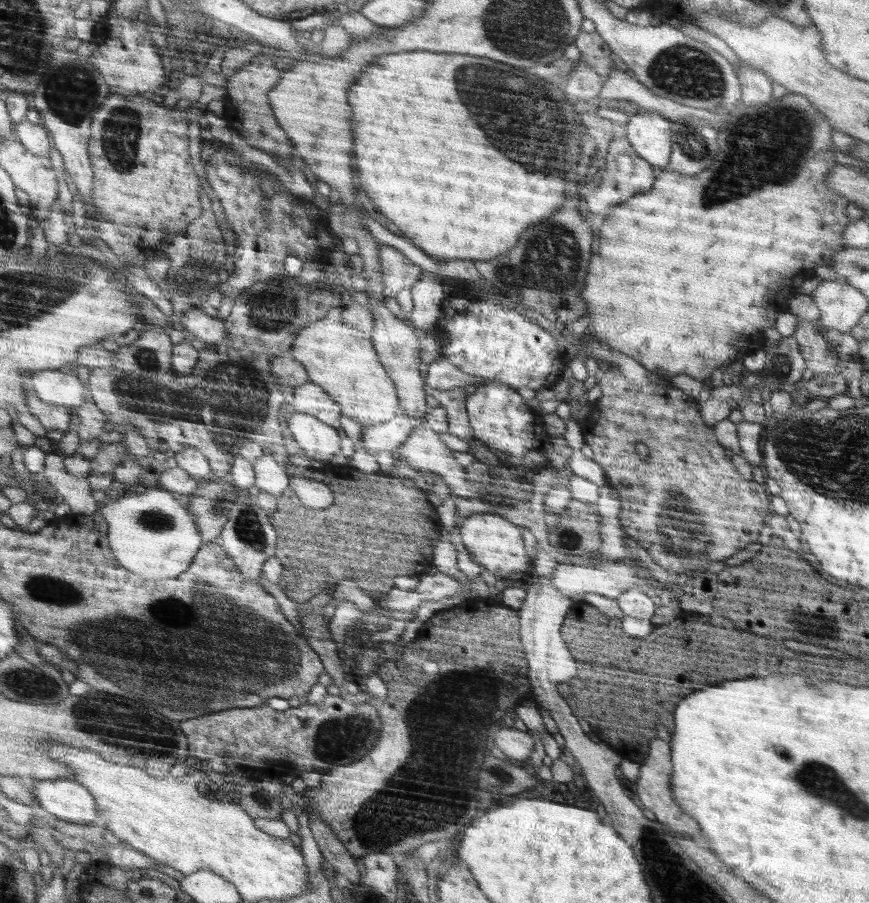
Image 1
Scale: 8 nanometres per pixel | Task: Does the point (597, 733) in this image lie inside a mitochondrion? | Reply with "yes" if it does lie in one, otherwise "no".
no

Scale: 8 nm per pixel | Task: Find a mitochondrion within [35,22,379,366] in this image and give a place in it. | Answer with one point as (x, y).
(71, 92)

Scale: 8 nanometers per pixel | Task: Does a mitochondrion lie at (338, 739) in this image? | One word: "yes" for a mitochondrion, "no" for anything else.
yes

